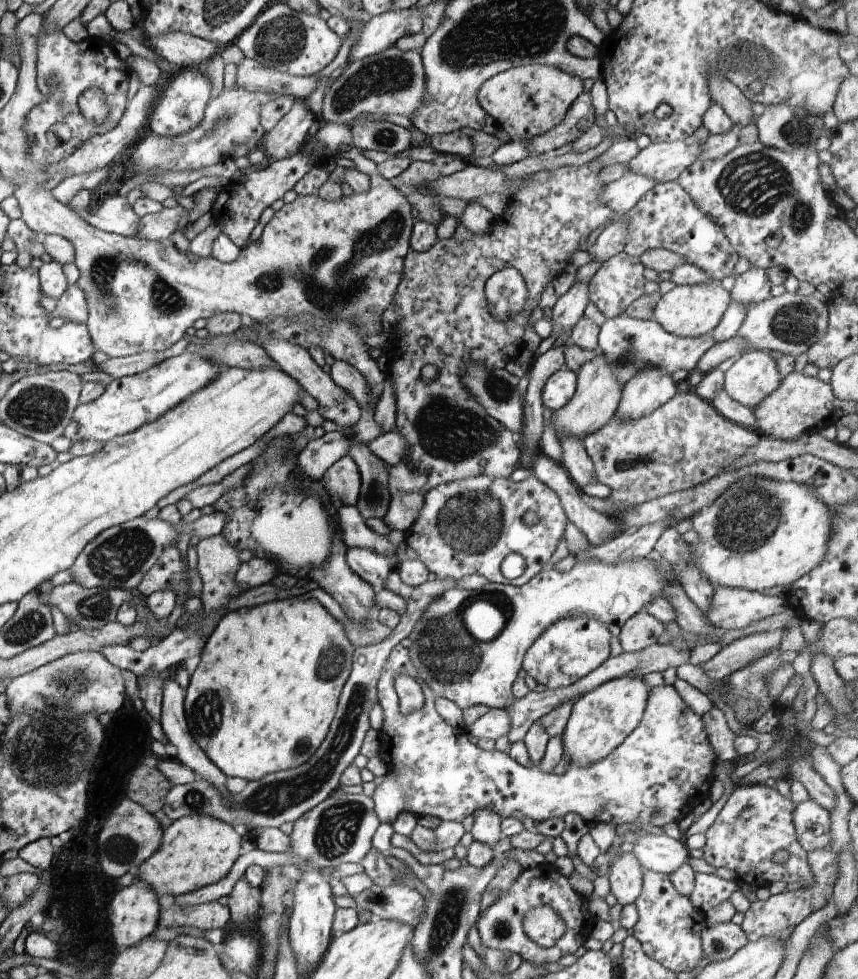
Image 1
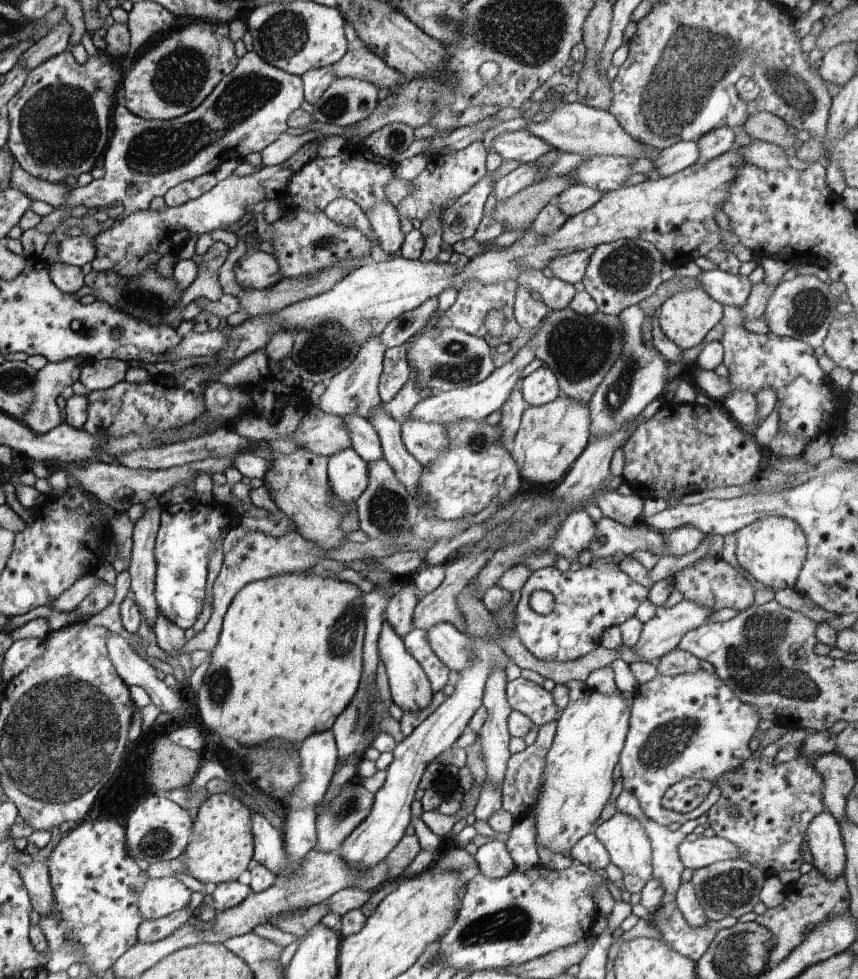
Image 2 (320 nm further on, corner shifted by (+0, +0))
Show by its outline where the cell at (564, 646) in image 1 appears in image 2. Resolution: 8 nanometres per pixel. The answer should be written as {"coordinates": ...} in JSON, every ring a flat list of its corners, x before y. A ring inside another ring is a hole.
{"coordinates":[[606,563,599,568,588,566,577,571,568,569,564,572,553,566,542,567,529,576,526,584,520,591,521,599,517,606,515,606,515,617,513,620,514,630,520,637,520,640,538,660,566,662,592,652,594,648,601,644,601,636,604,630,616,625,620,626,629,618,634,617,638,607,648,599,649,588,634,582,627,574,622,572,619,565],[537,589,550,591,555,598,554,610,550,614,538,614,530,606,531,594]]}

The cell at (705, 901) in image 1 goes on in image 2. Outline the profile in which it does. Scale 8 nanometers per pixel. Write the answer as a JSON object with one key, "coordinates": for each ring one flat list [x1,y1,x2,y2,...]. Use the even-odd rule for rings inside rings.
{"coordinates":[[740,858,716,861,693,870,690,883,692,883,696,898,708,918,712,921,720,921,726,917,740,918,742,914,754,910,754,906,760,902,760,890,768,877,761,868]]}

